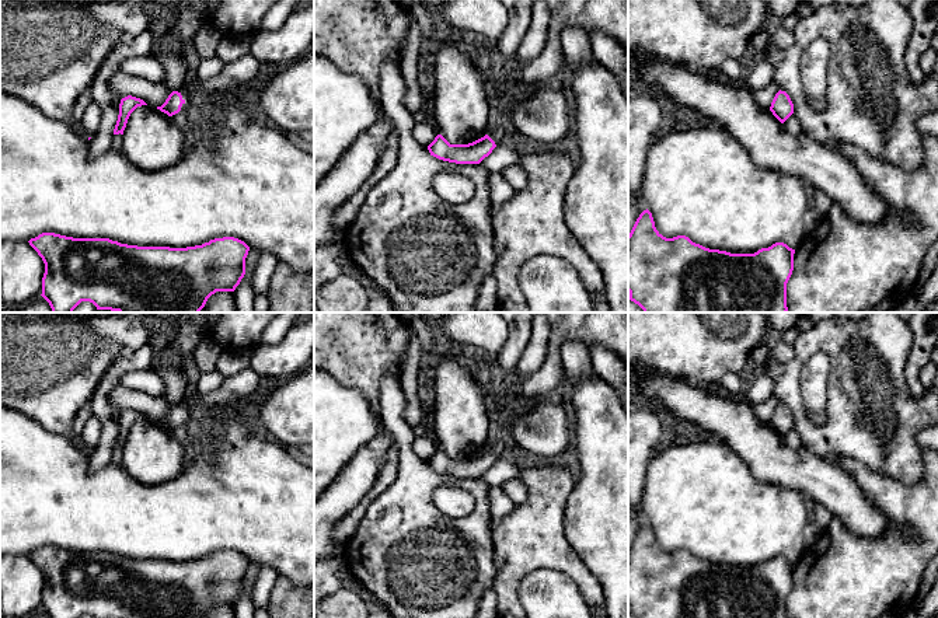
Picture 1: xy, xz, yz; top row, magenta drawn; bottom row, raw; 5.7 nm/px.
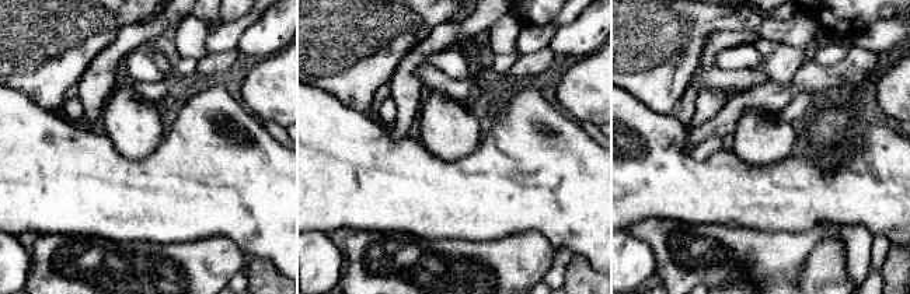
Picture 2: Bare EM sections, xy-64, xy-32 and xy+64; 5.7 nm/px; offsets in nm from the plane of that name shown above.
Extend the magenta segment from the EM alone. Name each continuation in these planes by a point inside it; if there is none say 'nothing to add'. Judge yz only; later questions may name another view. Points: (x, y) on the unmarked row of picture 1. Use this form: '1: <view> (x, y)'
nothing to add

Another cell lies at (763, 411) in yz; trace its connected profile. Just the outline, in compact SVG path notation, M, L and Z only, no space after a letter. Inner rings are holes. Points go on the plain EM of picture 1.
M773 395L767 401L756 405L754 413L761 422L770 423L771 416L778 405L780 405L778 399Z

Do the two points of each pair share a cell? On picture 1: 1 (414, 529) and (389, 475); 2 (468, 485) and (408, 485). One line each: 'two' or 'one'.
1: two
2: one

